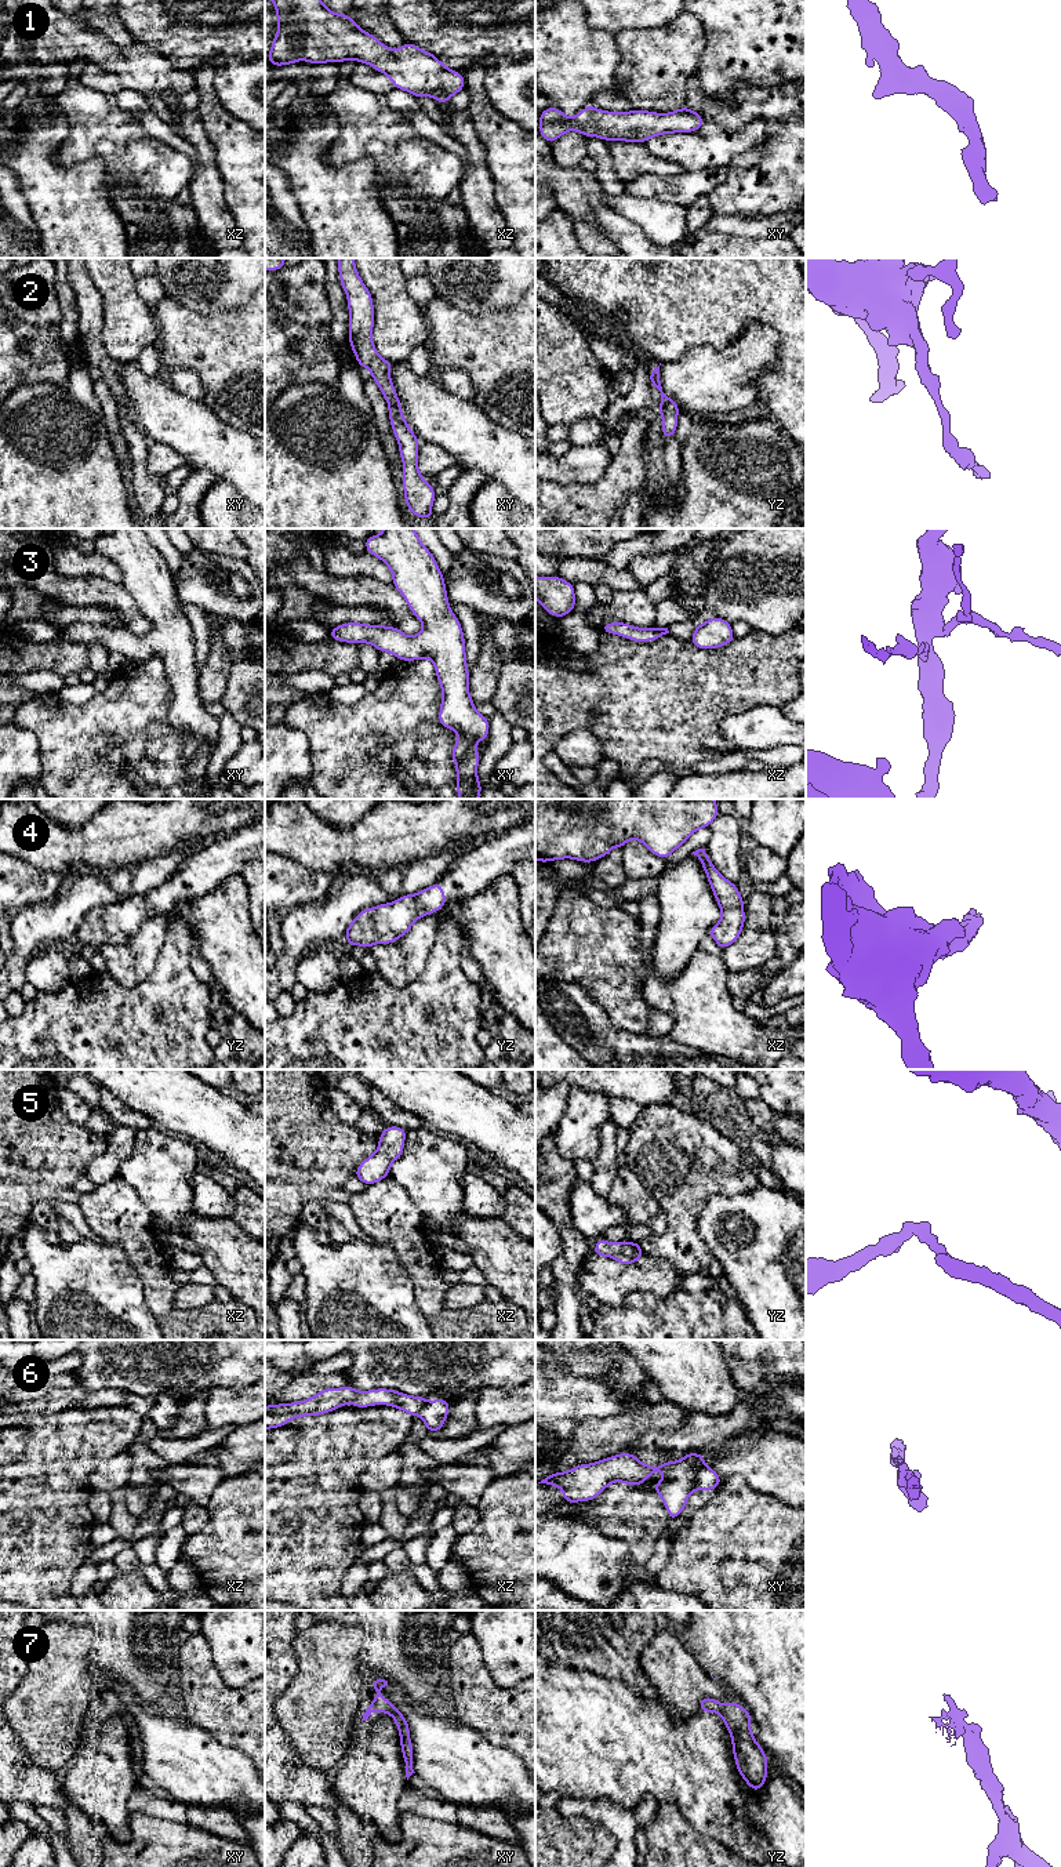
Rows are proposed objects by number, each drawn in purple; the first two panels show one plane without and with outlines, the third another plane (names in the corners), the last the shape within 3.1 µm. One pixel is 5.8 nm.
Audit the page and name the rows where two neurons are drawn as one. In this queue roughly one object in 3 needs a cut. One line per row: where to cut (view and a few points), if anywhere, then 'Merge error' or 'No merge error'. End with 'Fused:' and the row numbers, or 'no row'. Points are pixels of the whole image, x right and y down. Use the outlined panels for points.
1: No split. No merge error
2: No split. No merge error
3: No split. No merge error
4: No split. No merge error
5: No split. No merge error
6: Split along xy (704, 1464), (697, 1471), (691, 1489). Merge error
7: No split. No merge error
Fused: 6

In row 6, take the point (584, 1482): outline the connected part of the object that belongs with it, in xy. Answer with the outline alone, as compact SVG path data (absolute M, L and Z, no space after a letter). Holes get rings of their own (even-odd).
M619 1453L595 1461L579 1464L566 1472L552 1472L538 1483L557 1486L563 1490L564 1503L589 1501L597 1497L614 1482L639 1486L655 1471L664 1472L664 1479L653 1485L666 1507L669 1521L684 1510L694 1488L697 1471L705 1465L702 1453L686 1453L677 1461L664 1461L660 1465L643 1464L632 1453Z

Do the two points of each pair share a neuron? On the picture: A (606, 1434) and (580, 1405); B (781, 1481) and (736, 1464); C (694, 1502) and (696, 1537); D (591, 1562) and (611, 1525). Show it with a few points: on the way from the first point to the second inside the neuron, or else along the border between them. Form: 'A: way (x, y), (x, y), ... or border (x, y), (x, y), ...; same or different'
A: border (622, 1412), (602, 1419), (576, 1421); different
B: way (770, 1470), (765, 1464), (747, 1464); same
C: border (716, 1489), (691, 1517); different
D: border (577, 1517), (603, 1535), (621, 1540), (631, 1554); different

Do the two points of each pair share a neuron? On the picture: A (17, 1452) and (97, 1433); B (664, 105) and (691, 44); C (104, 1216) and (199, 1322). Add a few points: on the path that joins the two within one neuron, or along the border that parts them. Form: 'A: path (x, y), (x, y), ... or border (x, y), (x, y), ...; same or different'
A: border (25, 1427), (25, 1450), (14, 1463); different
B: path (664, 90), (664, 73), (676, 60); same
C: path (134, 1246), (156, 1277), (159, 1299), (169, 1308); same

